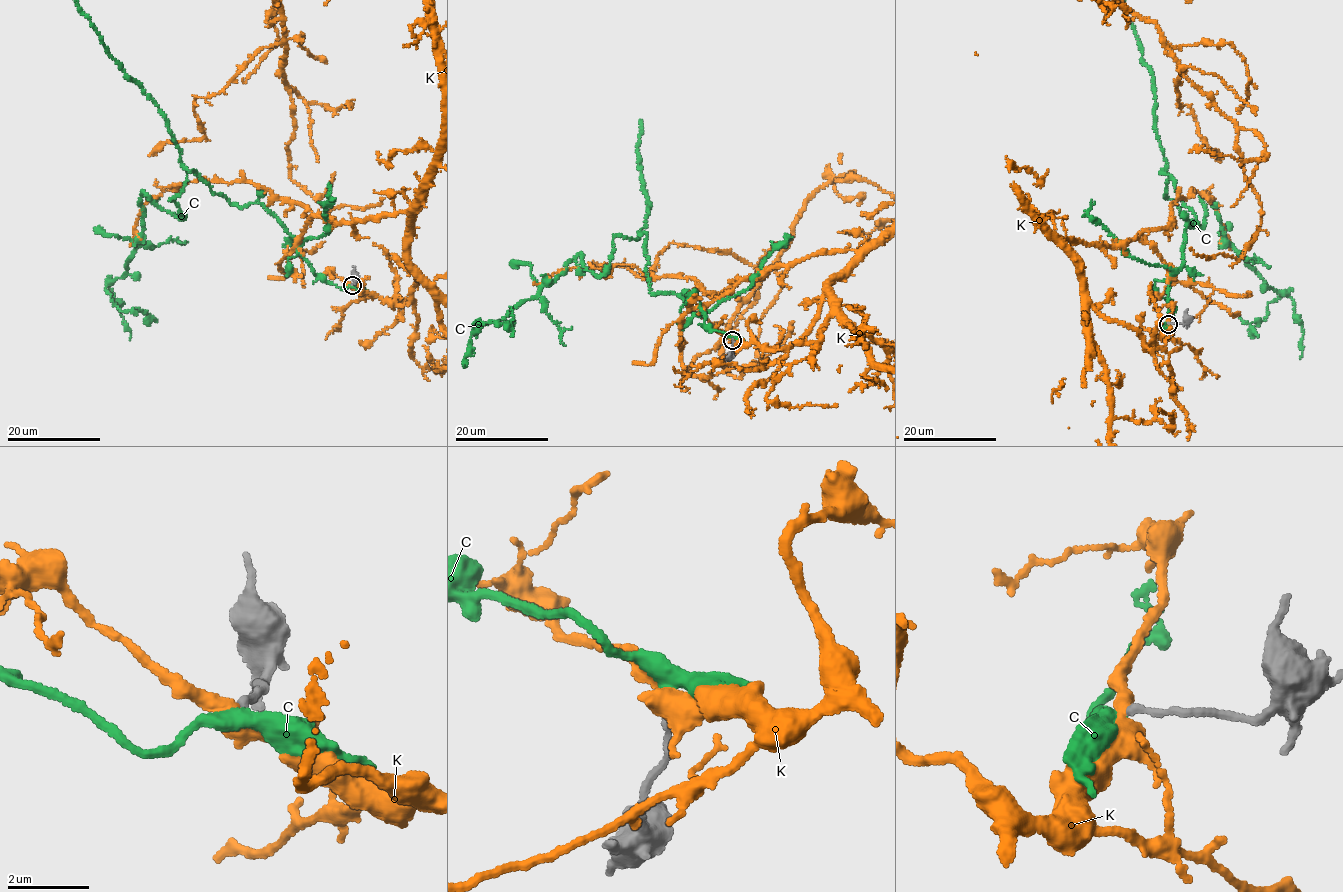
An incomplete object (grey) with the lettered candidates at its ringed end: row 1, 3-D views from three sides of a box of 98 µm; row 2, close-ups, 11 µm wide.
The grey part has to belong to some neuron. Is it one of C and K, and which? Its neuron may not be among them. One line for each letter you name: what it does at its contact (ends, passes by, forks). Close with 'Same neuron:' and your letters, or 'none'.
C: It passes by
Same neuron: C

